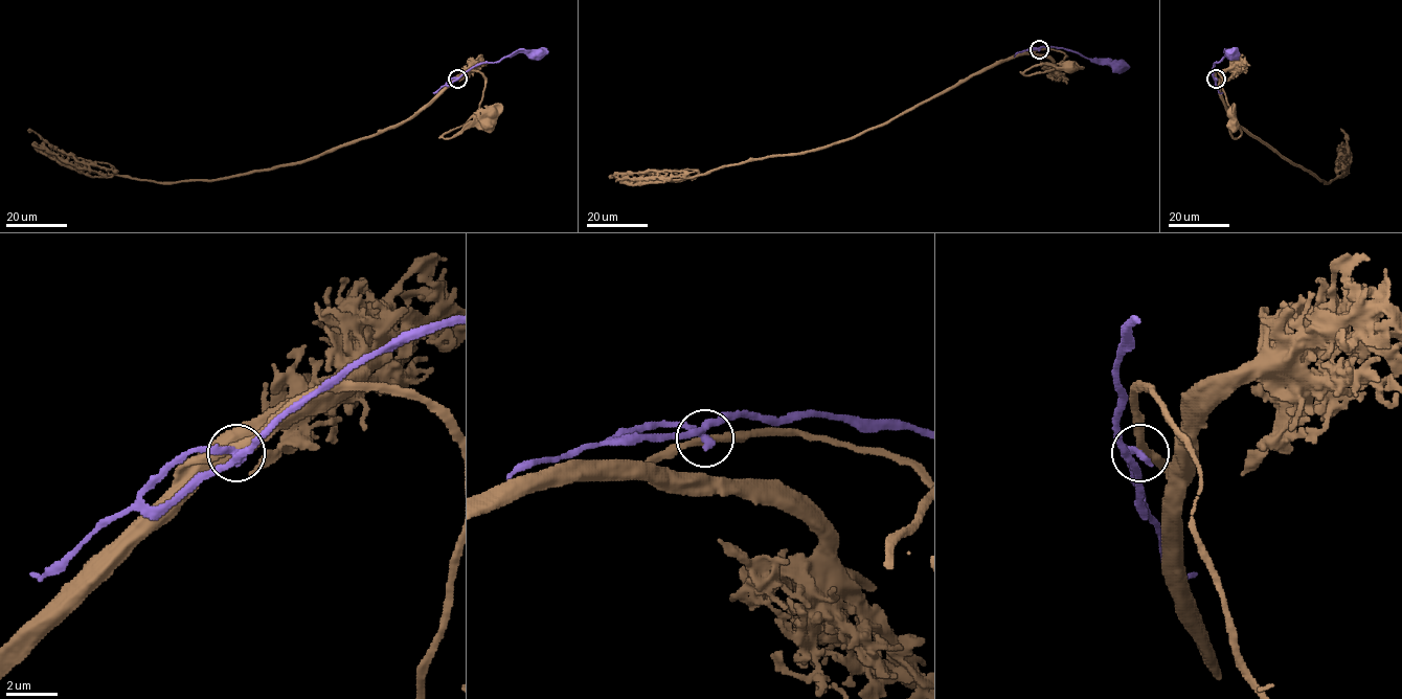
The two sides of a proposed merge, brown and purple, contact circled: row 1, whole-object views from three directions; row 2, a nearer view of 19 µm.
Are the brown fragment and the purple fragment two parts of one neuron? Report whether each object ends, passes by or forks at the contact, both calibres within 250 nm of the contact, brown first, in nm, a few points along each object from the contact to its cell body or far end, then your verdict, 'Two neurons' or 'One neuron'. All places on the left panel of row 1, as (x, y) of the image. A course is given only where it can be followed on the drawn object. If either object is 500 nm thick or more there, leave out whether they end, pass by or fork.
At the ring brown passes by. At the ring purple forks. Thickness 260 nm (brown) against 240 nm. Course of brown: (457, 79), (468, 71), (478, 71), (484, 79), (478, 110), (479, 117), (487, 123). Course of purple: (457, 79), (479, 64), (496, 63), (518, 51), (534, 54). Two neurons

